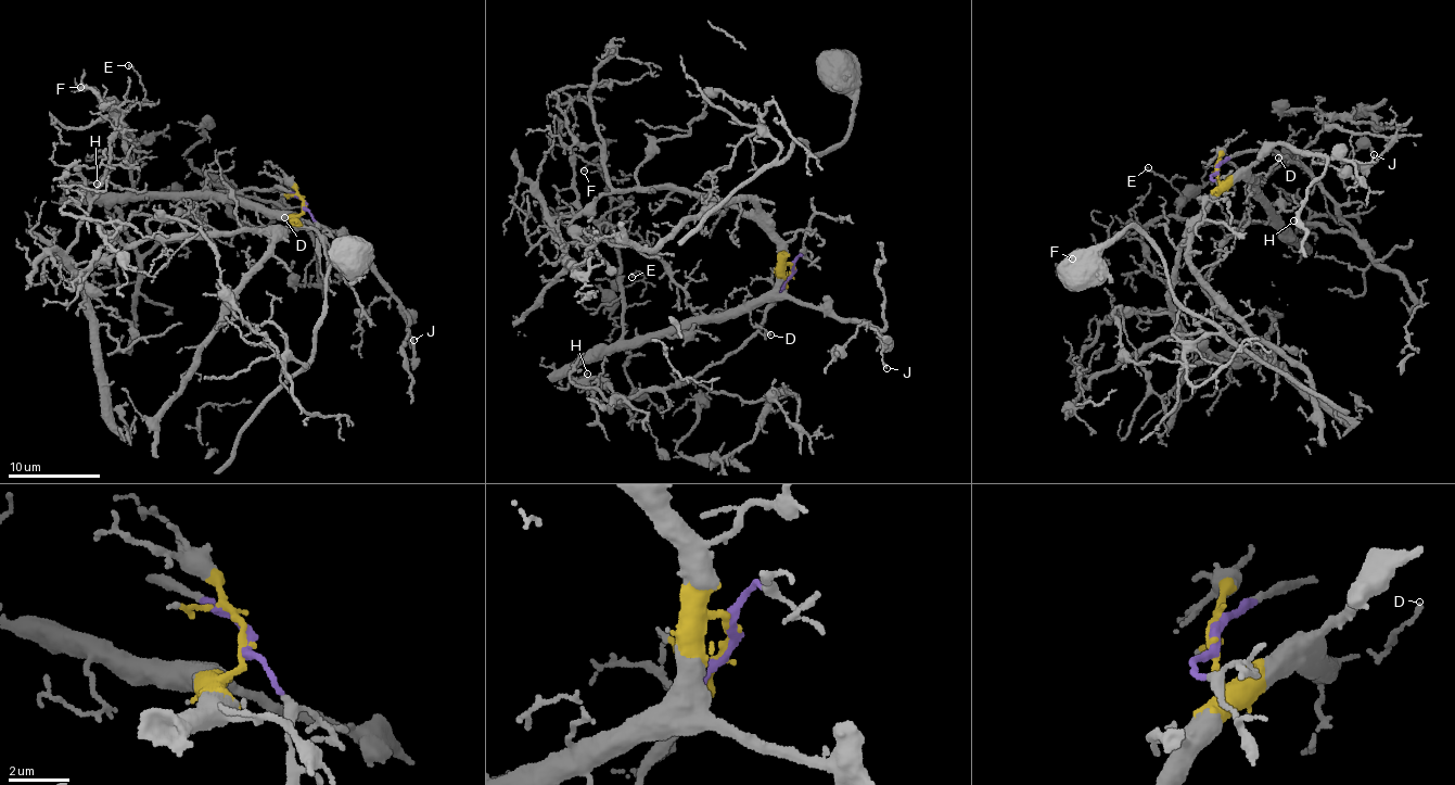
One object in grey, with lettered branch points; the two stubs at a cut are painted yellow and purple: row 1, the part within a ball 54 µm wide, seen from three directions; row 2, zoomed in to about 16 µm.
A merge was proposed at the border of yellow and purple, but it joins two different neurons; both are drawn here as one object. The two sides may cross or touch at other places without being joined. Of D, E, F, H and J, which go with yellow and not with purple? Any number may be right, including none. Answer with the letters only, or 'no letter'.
D, E, F, J

